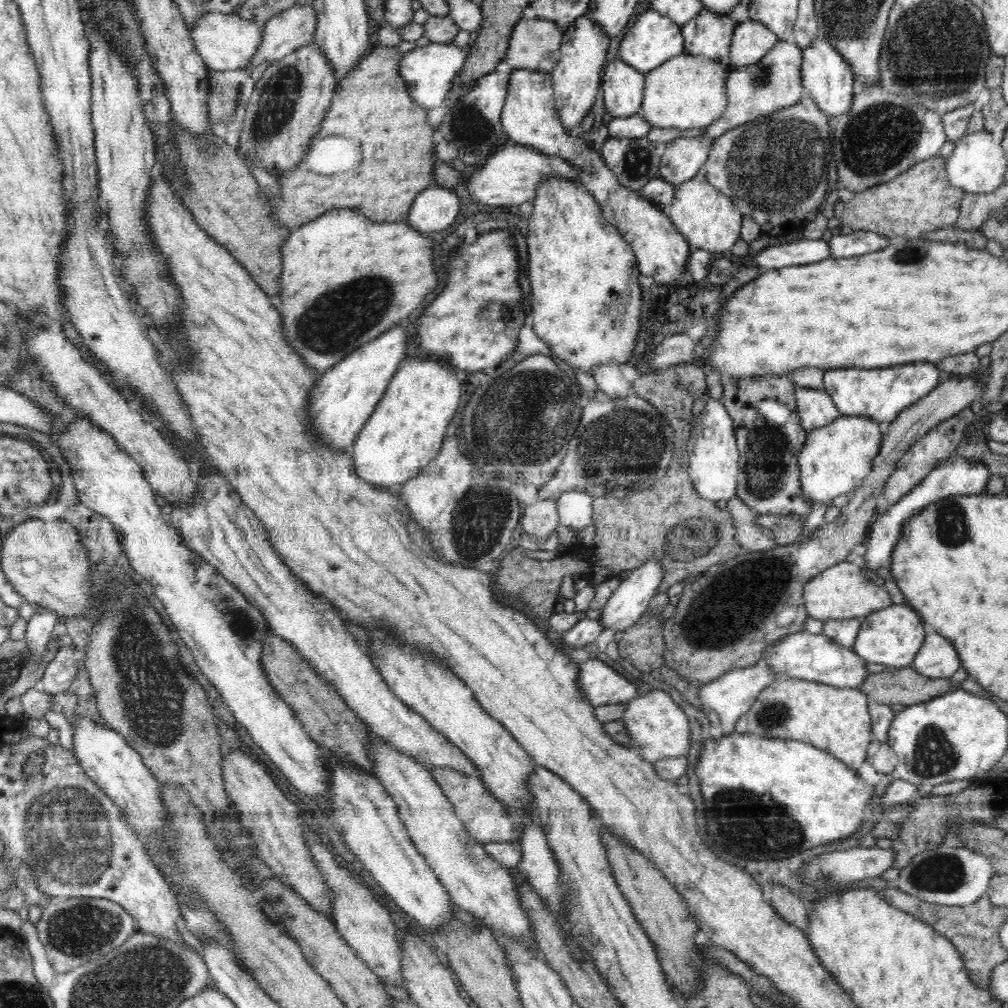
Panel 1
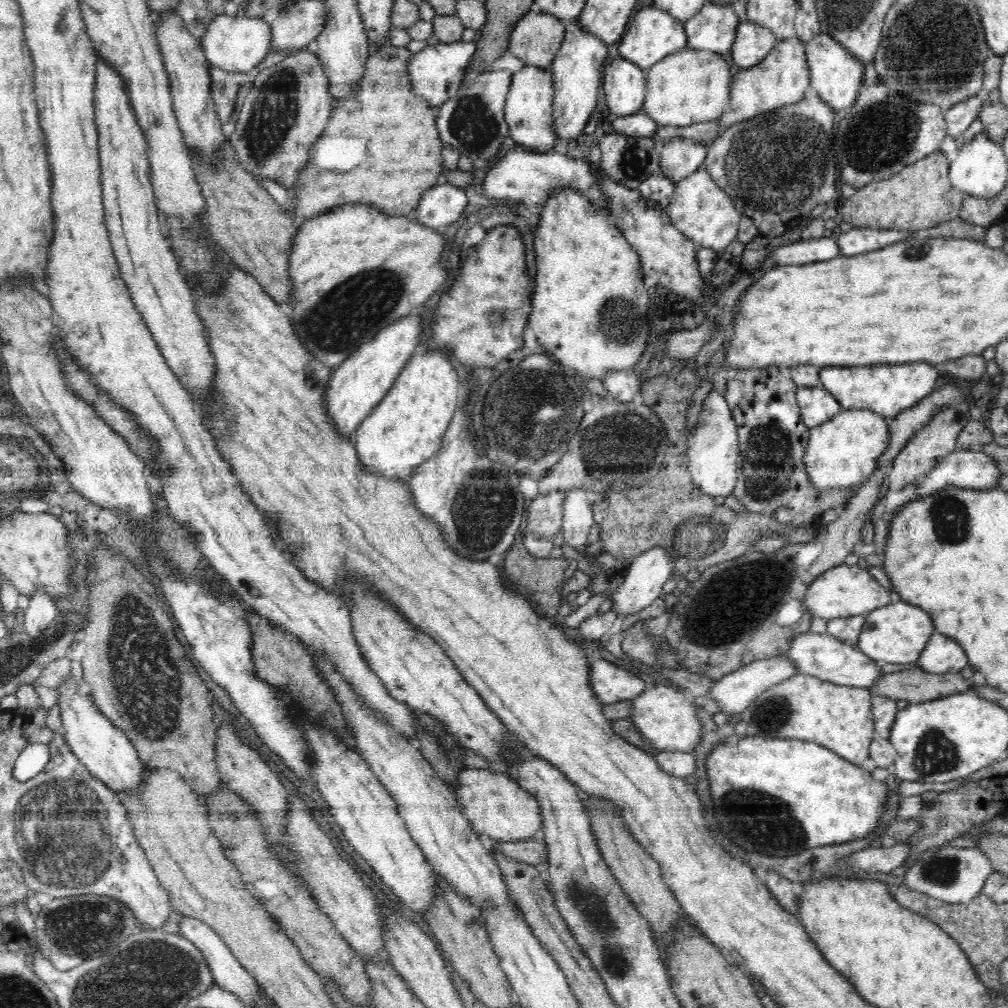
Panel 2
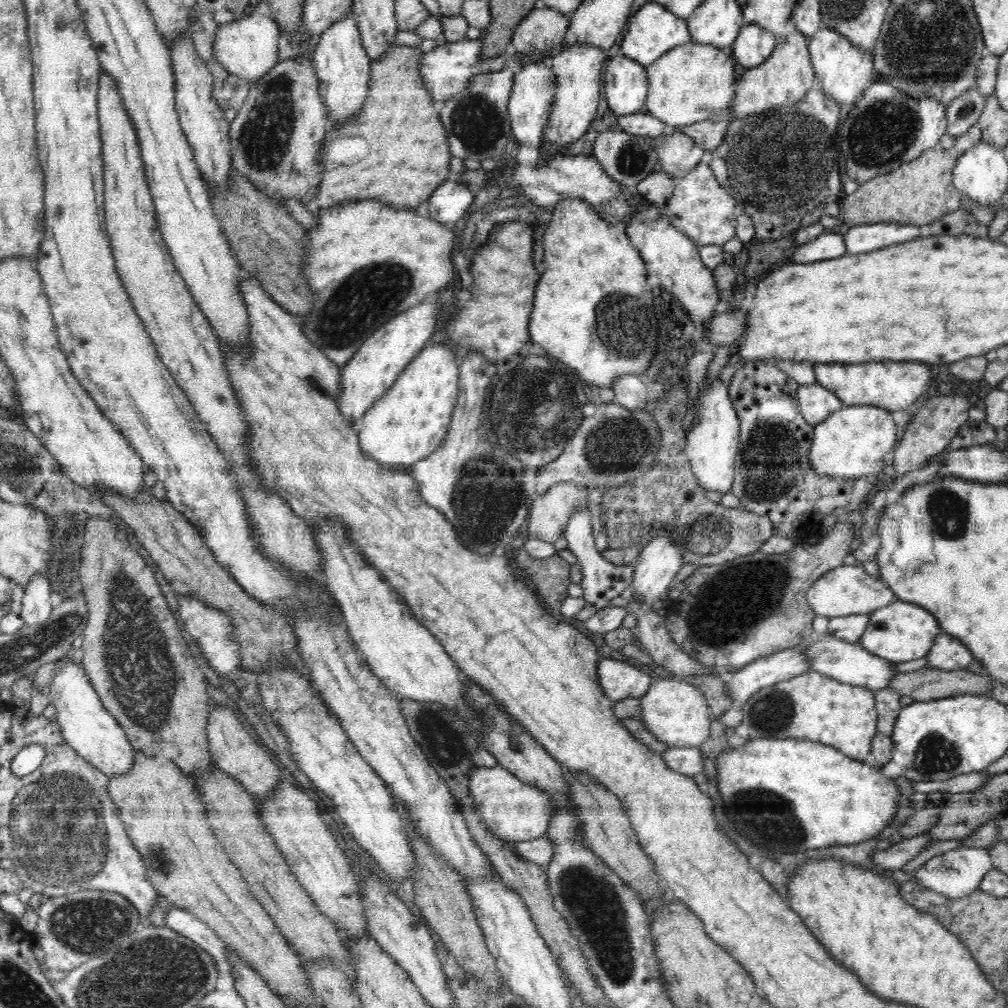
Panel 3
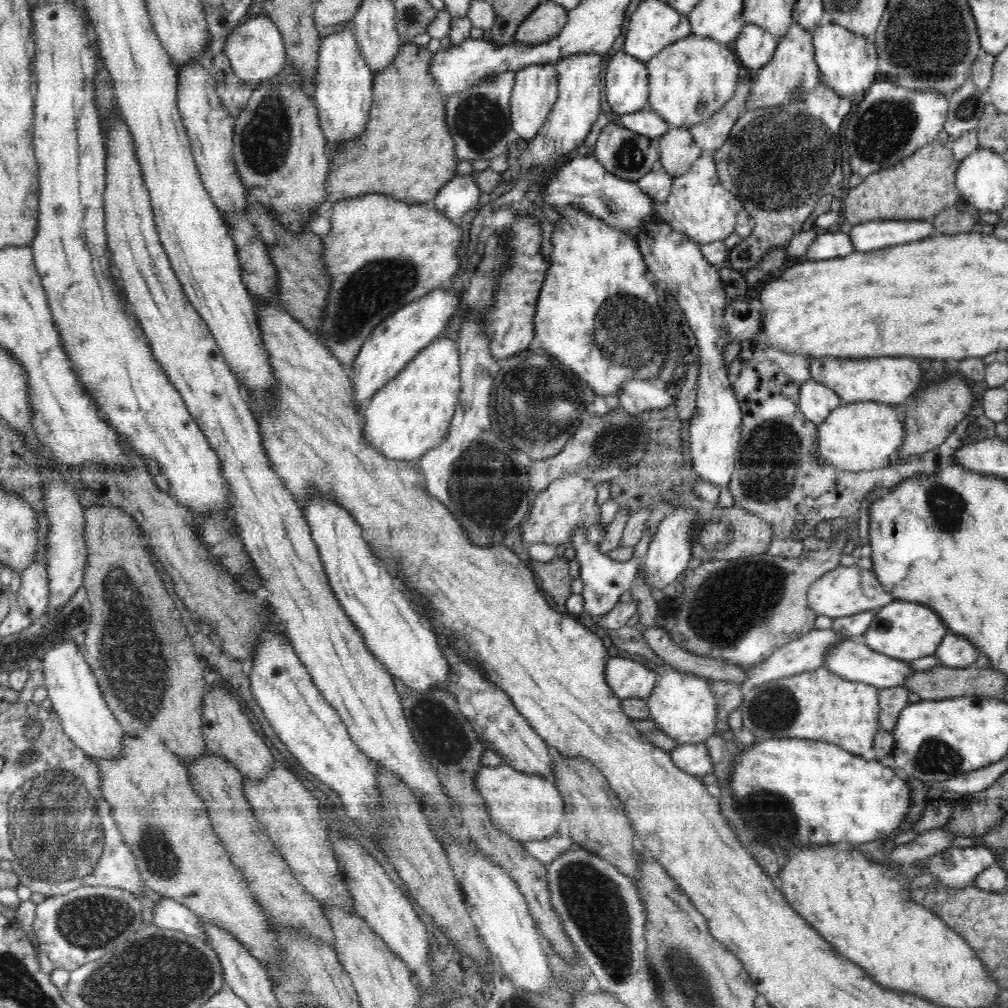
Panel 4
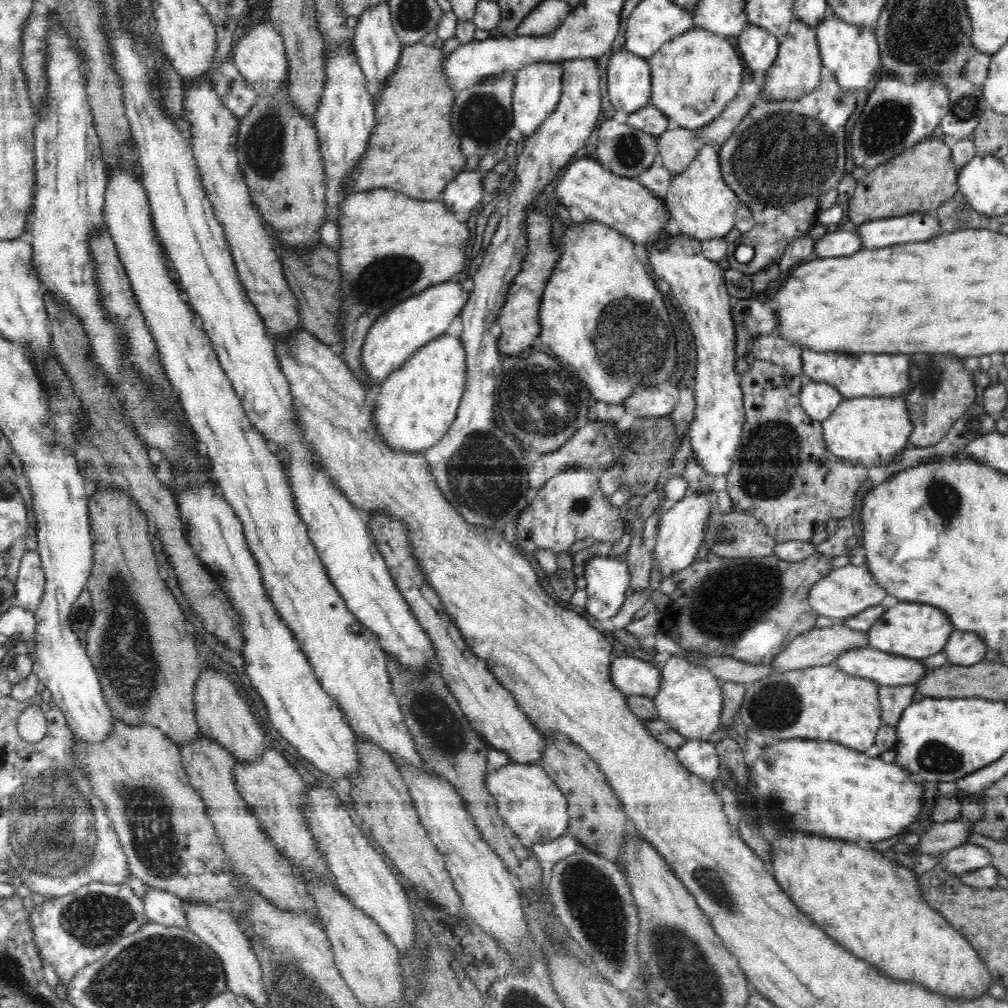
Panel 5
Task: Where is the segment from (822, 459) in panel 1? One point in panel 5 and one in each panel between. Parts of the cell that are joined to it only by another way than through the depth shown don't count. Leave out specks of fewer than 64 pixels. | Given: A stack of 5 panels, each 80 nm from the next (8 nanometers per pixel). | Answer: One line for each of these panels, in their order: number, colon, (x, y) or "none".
2: (843, 452)
3: (850, 444)
4: (858, 436)
5: (869, 430)

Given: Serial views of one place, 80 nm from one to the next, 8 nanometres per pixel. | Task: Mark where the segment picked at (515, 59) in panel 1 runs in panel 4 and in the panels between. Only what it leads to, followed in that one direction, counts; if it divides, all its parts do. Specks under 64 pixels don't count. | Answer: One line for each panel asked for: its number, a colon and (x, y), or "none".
2: (537, 37)
3: (539, 34)
4: (543, 23)

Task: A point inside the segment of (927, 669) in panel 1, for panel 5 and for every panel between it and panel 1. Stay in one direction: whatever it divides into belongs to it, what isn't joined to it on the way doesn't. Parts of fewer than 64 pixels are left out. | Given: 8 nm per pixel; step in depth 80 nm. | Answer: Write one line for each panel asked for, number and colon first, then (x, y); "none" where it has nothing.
2: (941, 655)
3: (946, 653)
4: (955, 652)
5: (964, 648)

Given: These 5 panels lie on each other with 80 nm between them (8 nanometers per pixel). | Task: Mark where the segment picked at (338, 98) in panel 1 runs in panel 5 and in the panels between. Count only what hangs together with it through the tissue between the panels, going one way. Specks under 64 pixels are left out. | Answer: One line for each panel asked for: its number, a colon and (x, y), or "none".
2: (402, 161)
3: (408, 156)
4: (407, 112)
5: (411, 148)

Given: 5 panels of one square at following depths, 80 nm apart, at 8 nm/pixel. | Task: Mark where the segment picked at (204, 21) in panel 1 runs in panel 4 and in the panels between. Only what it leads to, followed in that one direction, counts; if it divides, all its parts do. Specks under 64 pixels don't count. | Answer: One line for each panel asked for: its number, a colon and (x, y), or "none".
2: (236, 44)
3: (248, 48)
4: (255, 50)

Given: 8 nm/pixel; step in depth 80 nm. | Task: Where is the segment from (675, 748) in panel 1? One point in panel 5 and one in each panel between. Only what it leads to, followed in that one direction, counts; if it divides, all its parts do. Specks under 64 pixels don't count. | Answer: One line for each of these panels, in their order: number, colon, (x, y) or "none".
2: (664, 716)
3: (674, 711)
4: (683, 706)
5: (689, 701)

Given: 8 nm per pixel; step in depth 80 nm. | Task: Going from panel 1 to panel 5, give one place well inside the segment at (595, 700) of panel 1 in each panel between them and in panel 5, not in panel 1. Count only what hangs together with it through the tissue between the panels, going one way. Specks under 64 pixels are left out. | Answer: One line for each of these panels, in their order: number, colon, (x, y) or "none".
2: (611, 683)
3: (619, 680)
4: (627, 678)
5: (631, 676)

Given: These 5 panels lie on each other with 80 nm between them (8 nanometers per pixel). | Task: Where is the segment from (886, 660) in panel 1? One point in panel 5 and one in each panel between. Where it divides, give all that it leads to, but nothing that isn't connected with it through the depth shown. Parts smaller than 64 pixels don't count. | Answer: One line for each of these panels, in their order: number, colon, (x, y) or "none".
2: (897, 633)
3: (902, 631)
4: (904, 630)
5: (916, 630)

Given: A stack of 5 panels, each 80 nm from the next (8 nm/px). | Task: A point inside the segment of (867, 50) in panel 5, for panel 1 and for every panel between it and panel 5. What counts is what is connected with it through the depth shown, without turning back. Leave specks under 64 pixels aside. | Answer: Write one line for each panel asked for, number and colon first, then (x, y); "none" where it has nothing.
1: (826, 76)
2: (836, 75)
3: (843, 71)
4: (847, 62)

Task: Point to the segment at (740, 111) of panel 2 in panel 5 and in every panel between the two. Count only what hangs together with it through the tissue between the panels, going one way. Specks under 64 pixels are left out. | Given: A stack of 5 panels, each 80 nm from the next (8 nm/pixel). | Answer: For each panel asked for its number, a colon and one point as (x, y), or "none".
3: (787, 75)
4: (792, 73)
5: (796, 70)

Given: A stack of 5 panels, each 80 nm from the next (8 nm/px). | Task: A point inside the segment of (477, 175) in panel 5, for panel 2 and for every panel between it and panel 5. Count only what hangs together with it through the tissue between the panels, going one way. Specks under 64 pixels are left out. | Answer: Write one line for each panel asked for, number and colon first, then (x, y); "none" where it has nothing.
2: (442, 205)
3: (452, 199)
4: (460, 194)

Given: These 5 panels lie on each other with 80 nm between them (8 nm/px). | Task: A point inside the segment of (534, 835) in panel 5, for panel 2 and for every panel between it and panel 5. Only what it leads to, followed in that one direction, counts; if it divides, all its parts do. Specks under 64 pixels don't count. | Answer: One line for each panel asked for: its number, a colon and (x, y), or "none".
2: (498, 809)
3: (513, 811)
4: (528, 807)

